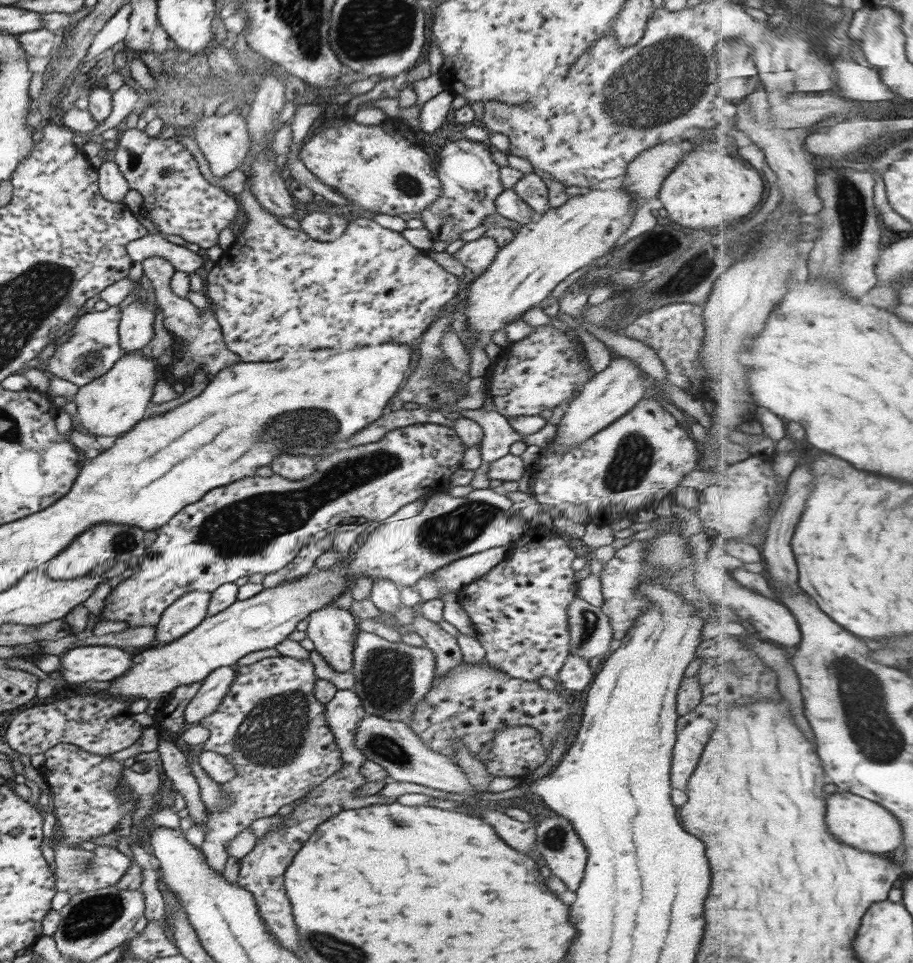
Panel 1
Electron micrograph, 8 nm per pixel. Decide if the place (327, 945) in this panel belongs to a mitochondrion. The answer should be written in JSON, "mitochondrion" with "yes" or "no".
{"mitochondrion":"yes"}

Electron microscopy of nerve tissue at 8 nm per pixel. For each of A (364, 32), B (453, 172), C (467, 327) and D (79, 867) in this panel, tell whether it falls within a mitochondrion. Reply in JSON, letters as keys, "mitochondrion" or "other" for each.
{"A":"mitochondrion","B":"other","C":"other","D":"mitochondrion"}

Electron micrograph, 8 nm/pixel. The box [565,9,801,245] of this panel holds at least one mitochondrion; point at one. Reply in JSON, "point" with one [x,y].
{"point":[670,78]}

